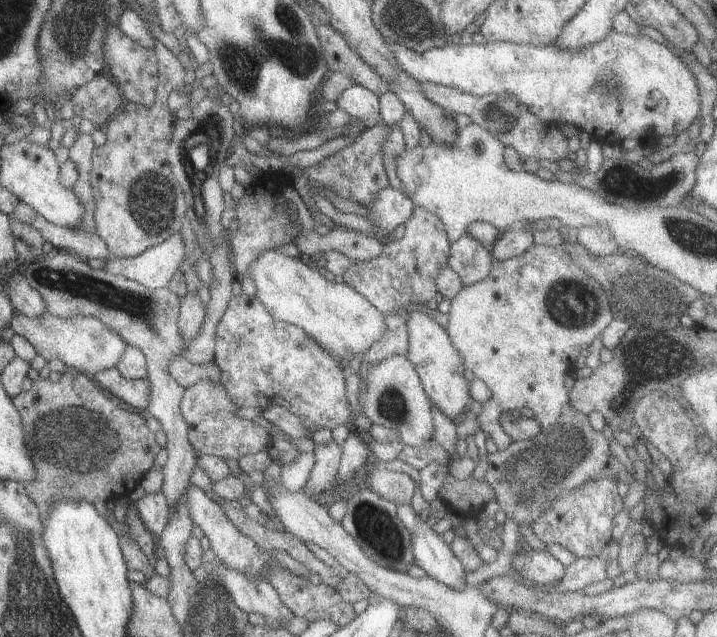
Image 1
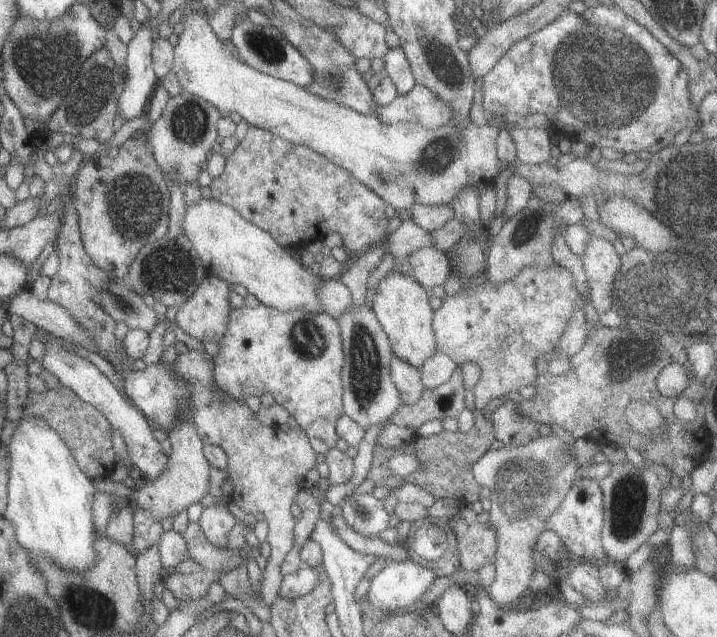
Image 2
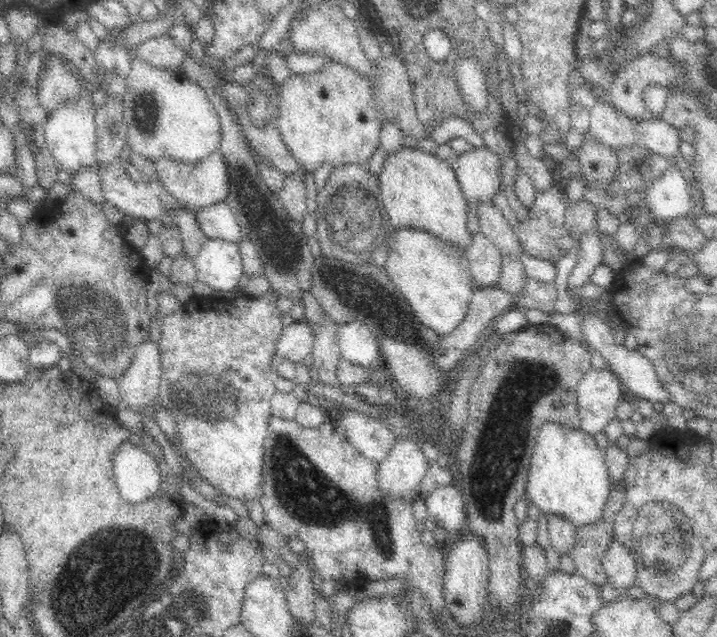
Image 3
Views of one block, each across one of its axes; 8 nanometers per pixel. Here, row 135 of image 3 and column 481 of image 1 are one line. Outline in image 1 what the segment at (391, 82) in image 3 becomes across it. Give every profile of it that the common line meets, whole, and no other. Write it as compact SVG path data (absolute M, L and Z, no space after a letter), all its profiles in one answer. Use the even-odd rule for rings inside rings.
M533 244L515 258L493 262L481 282L463 286L455 294L445 316L445 332L461 354L465 370L475 380L485 382L491 392L489 400L481 404L477 422L499 450L513 442L501 430L501 414L529 408L543 430L555 424L569 400L569 392L563 388L565 374L573 374L579 350L589 346L611 322L601 284L575 266L563 246L541 244ZM549 310L561 312L561 326Z

